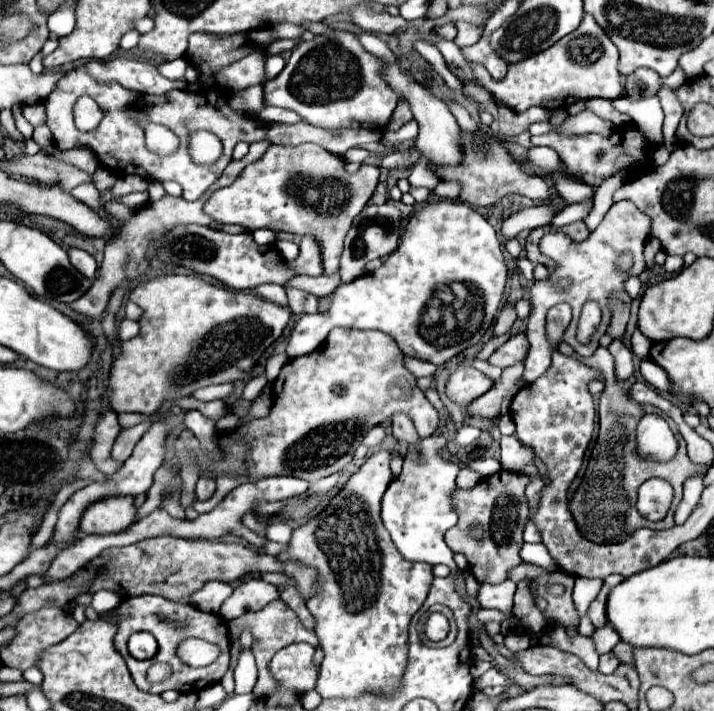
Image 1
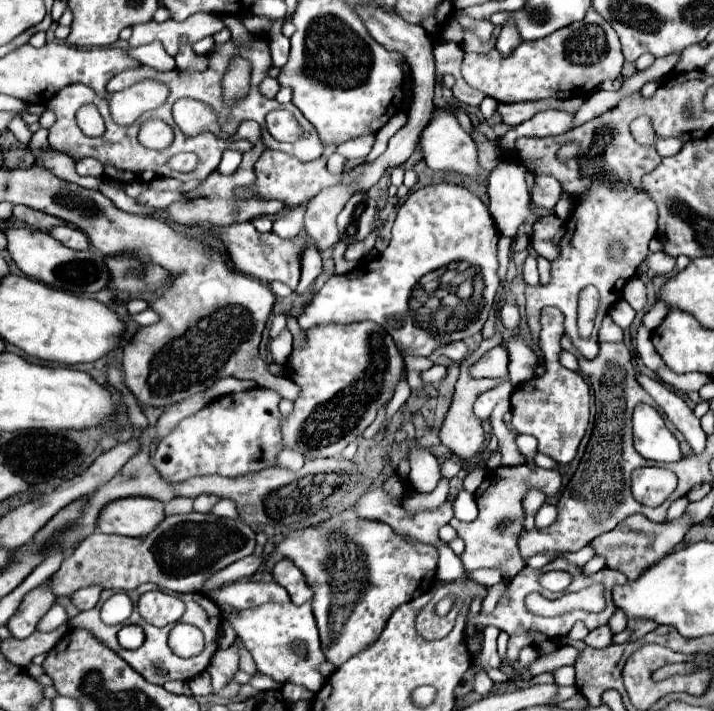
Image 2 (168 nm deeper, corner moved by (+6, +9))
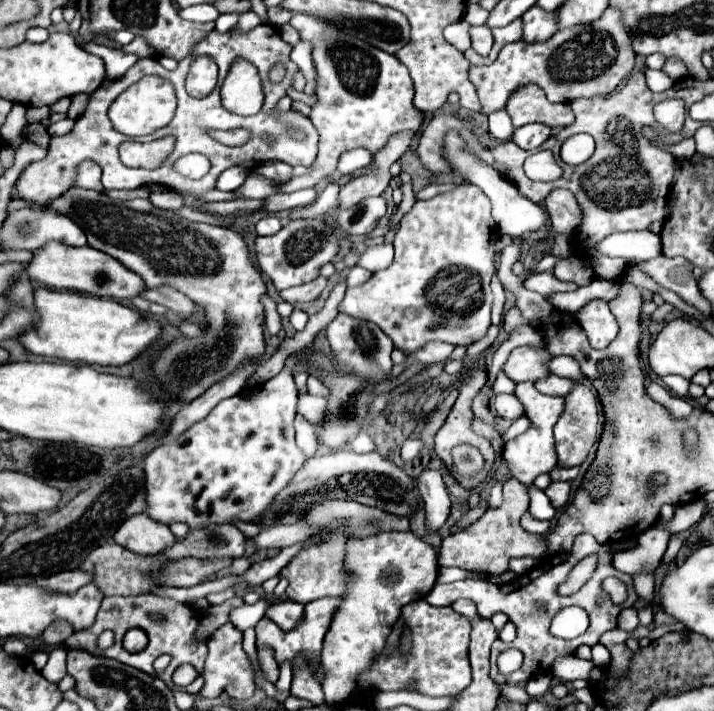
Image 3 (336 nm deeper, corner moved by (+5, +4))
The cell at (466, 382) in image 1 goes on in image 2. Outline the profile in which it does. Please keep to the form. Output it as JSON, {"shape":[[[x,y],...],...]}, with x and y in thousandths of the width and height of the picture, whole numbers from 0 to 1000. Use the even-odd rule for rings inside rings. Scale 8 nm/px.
{"shape":[[[696,485],[690,488],[685,496],[679,496],[662,516],[660,516],[660,527],[662,530],[690,530],[690,533],[702,533],[710,530],[710,513],[713,513],[713,496],[707,491],[707,485]]]}

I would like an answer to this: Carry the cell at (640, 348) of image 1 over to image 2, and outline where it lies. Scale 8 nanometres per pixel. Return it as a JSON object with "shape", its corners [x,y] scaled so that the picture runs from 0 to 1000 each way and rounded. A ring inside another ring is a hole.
{"shape":[[[920,423],[920,426],[903,440],[903,446],[901,446],[901,457],[903,457],[906,463],[917,463],[917,460],[926,457],[926,451],[931,449],[934,440],[937,440],[937,435],[929,429],[929,423]]]}

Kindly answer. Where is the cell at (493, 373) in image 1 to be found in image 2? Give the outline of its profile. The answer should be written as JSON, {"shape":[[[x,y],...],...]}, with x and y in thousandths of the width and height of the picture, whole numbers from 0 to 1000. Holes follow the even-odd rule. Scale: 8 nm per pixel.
{"shape":[[[637,480],[637,482],[629,482],[629,485],[620,485],[618,491],[612,491],[618,499],[634,505],[634,508],[648,508],[654,499],[657,499],[657,491],[648,480]]]}

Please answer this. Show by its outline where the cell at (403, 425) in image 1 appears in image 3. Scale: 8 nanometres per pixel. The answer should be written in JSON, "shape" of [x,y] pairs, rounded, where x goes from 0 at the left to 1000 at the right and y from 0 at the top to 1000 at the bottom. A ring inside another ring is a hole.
{"shape":[[[597,658],[585,669],[583,686],[597,709],[597,743],[602,748],[611,748],[625,734],[630,720],[630,698],[622,672],[613,661]]]}

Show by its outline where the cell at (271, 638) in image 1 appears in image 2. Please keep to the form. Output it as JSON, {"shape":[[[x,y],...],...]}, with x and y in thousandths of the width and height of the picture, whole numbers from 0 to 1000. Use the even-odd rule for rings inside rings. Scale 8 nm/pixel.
{"shape":[[[430,845],[427,851],[371,848],[366,854],[321,865],[318,871],[332,887],[332,896],[340,896],[340,907],[352,916],[360,941],[368,949],[377,949],[394,961],[419,961],[441,975],[452,966],[455,952],[444,944],[444,938],[455,930],[455,921],[450,916],[450,900],[436,859],[436,845]],[[410,904],[424,904],[430,921],[413,921]]]}

